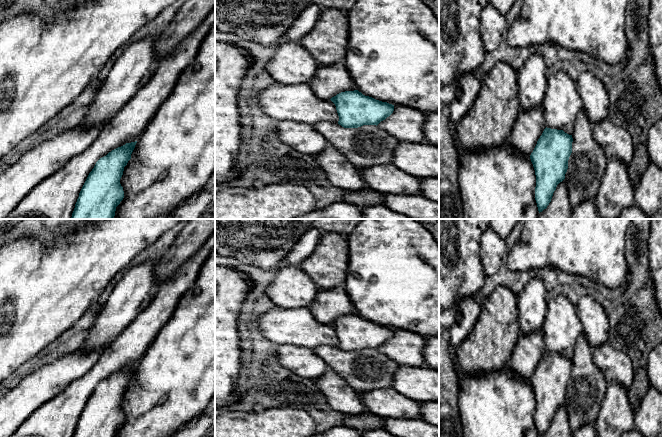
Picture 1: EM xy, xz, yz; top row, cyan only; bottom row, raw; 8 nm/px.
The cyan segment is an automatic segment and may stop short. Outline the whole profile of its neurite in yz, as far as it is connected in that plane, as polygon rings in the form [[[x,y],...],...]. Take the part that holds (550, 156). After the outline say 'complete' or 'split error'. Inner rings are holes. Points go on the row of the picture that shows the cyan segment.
[[[546,127],[530,155],[536,175],[535,200],[539,213],[547,208],[557,185],[565,179],[572,142],[572,135]]]; complete

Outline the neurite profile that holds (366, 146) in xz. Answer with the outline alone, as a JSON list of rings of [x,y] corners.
[[[320,121],[313,127],[357,168],[391,164],[401,143],[376,125],[344,128],[338,123]]]

